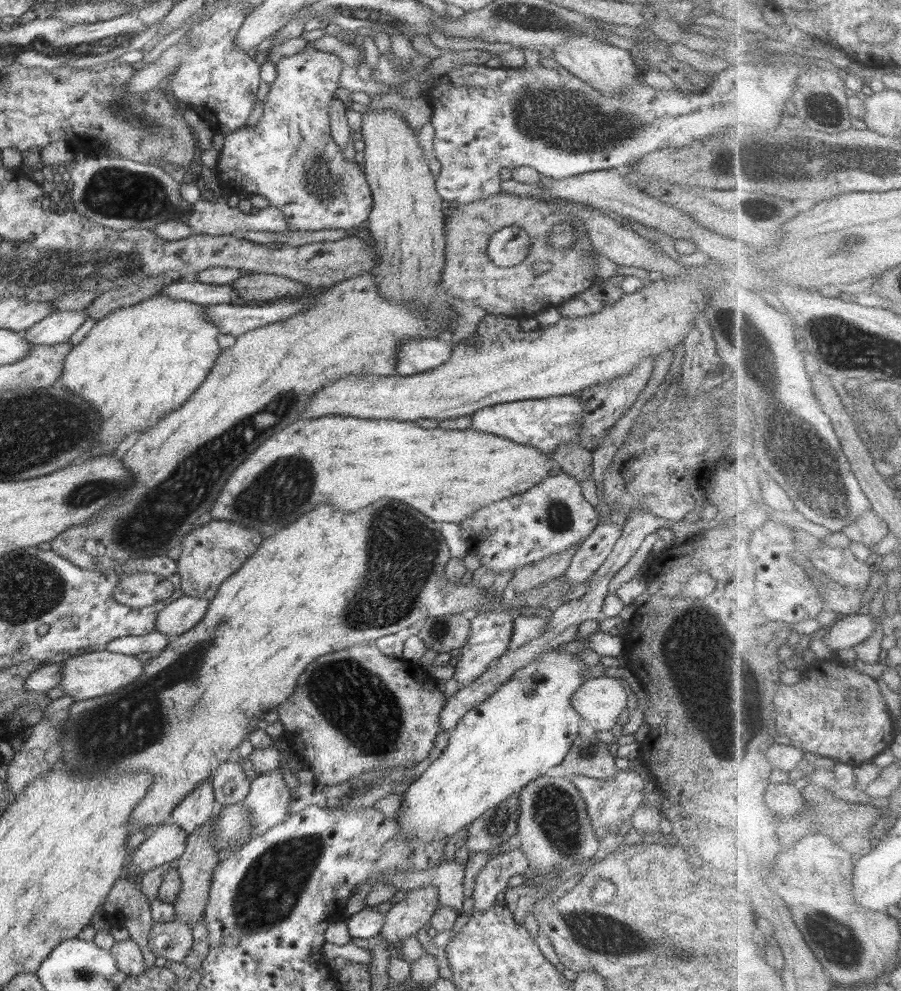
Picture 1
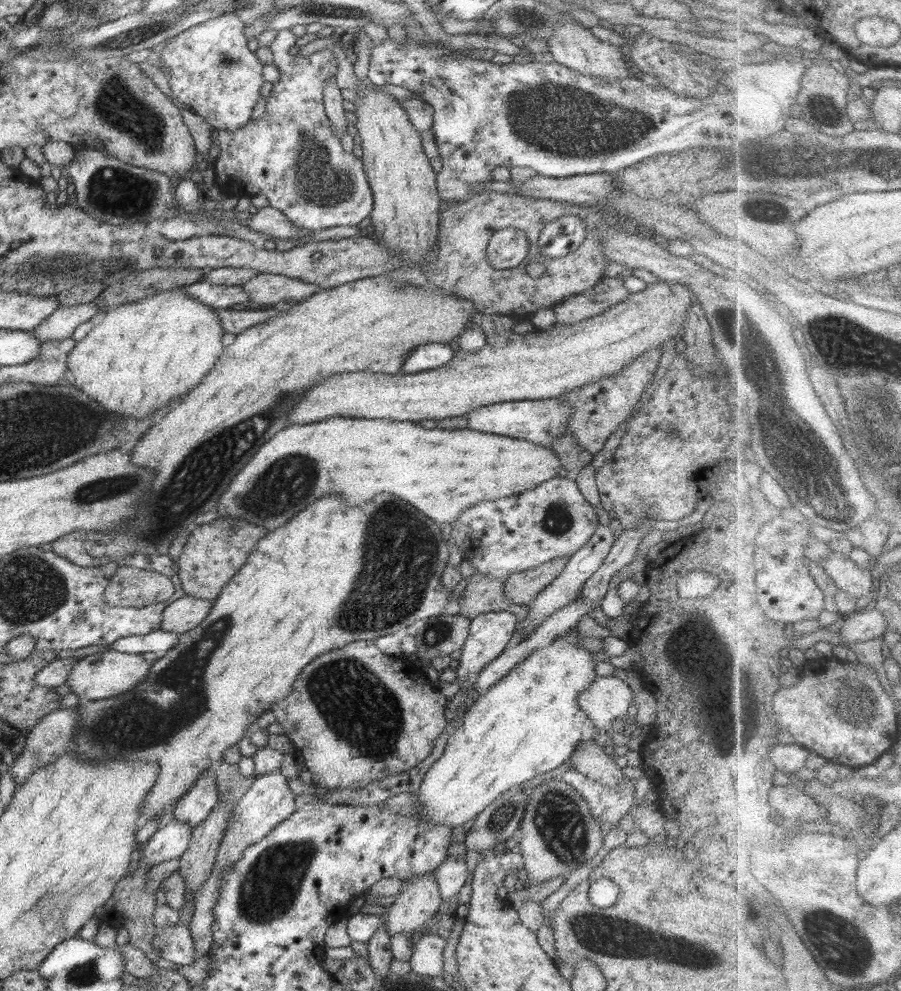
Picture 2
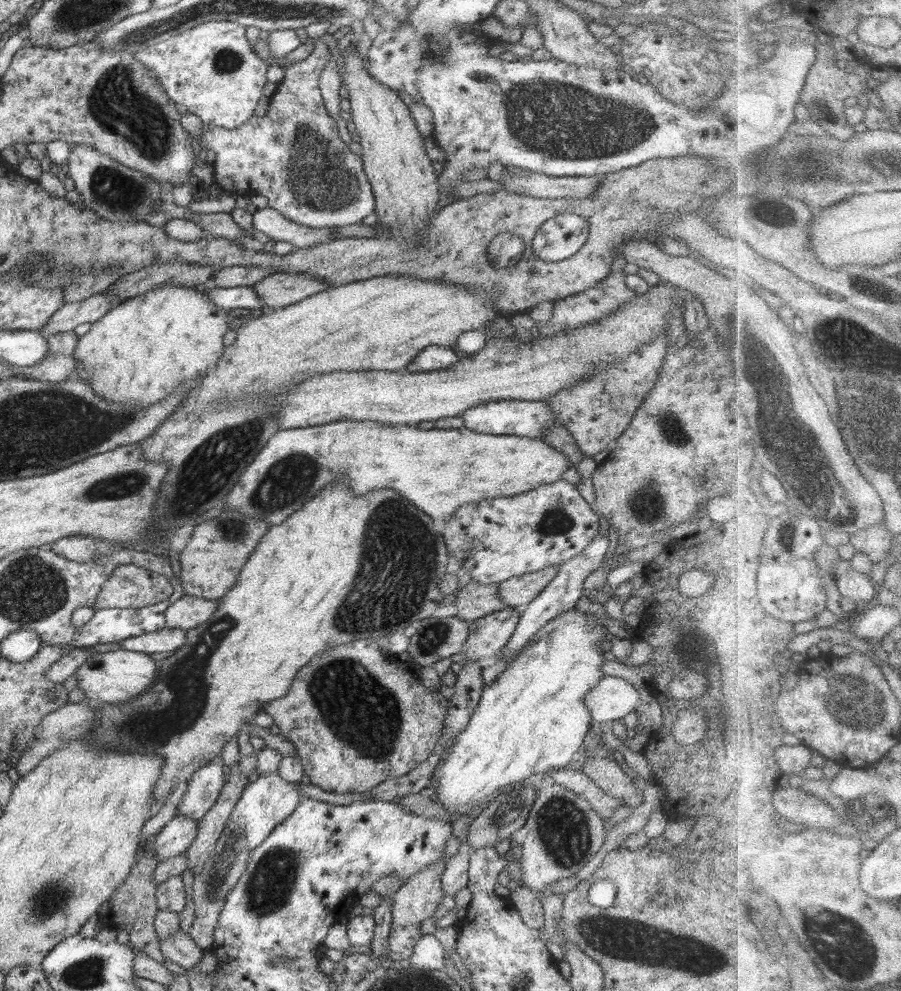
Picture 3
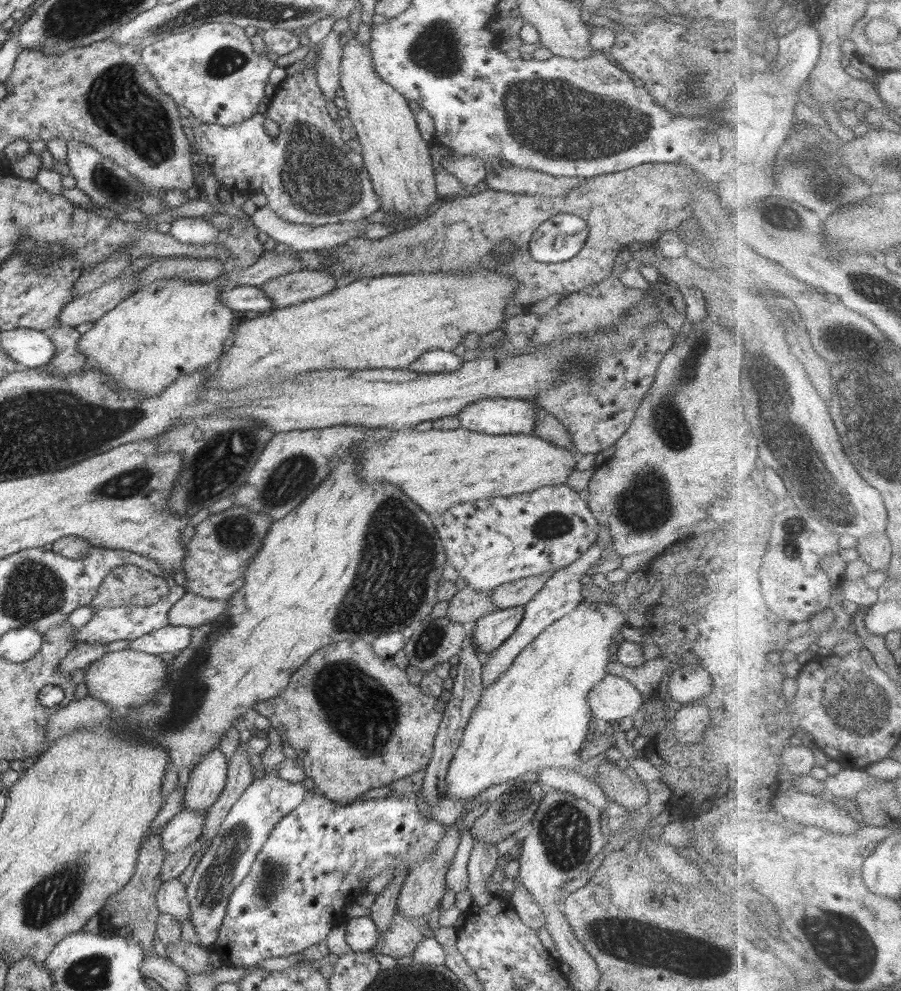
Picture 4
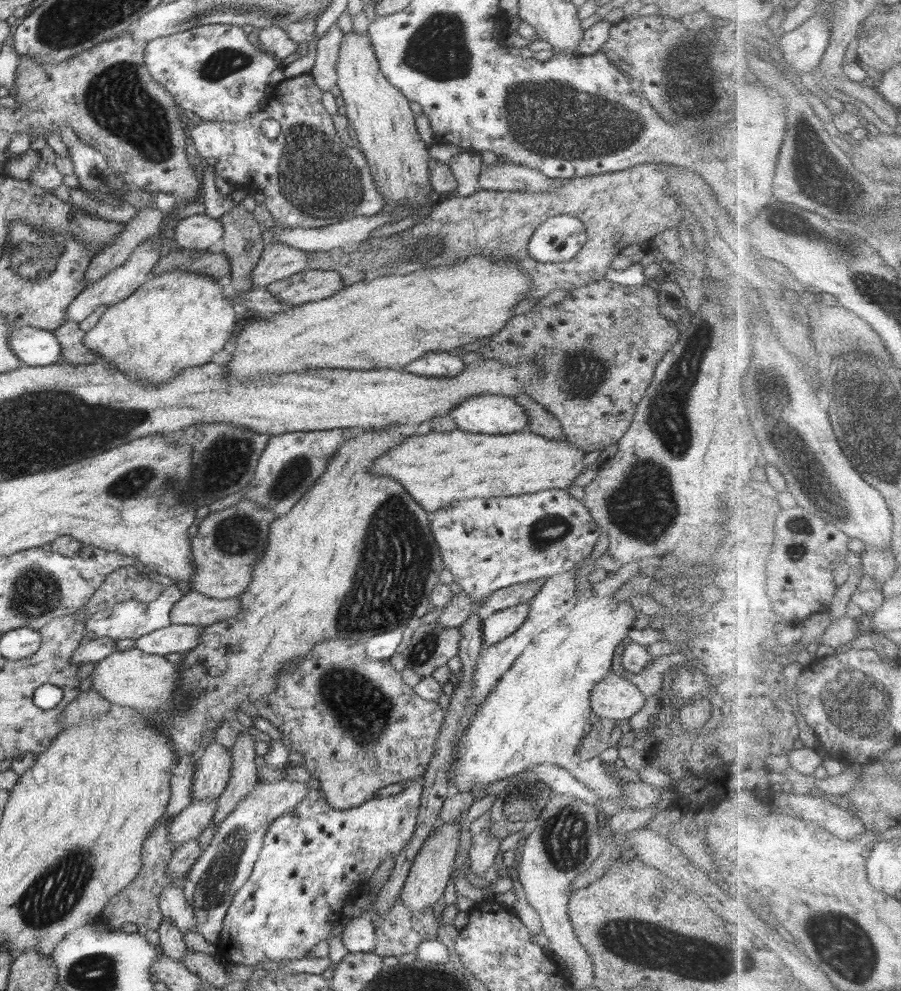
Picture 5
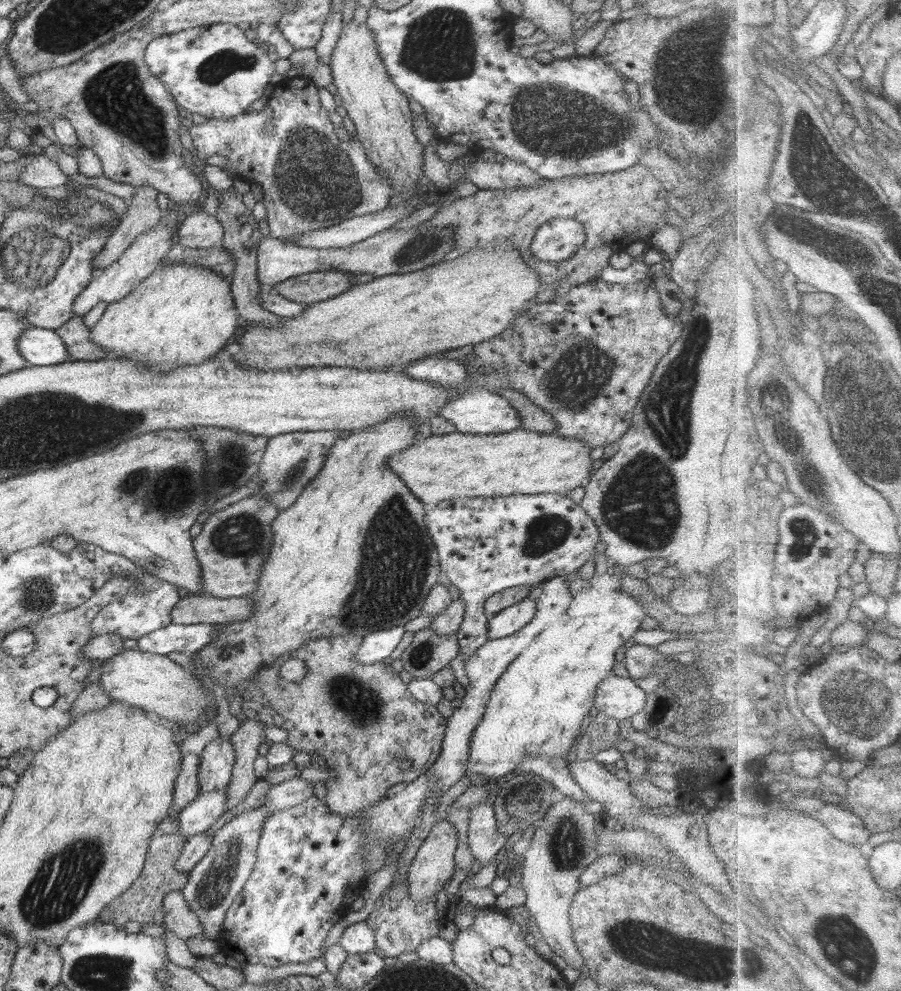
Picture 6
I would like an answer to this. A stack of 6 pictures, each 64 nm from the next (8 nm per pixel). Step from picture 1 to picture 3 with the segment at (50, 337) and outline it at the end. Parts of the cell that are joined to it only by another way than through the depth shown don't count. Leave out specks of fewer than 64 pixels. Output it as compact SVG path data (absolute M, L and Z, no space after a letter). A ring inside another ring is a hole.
M110 287L97 292L88 300L65 303L50 319L48 325L40 330L42 337L48 339L56 334L72 332L77 326L96 323L106 315L118 301Z

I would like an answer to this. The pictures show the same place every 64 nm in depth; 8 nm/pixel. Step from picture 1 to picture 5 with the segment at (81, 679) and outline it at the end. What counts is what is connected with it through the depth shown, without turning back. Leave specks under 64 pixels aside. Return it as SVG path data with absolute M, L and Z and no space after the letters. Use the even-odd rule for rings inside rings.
M131 648L110 654L100 660L90 675L91 688L100 693L112 705L120 705L135 709L140 714L151 714L158 710L166 710L174 704L174 692L178 690L180 671L176 664L168 661L166 657L151 655L140 649Z

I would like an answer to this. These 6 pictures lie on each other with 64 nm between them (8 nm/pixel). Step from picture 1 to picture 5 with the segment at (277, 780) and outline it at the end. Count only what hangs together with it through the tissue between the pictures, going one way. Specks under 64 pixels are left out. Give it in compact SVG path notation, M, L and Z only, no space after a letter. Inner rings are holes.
M258 782L255 788L236 806L219 825L217 832L202 857L189 870L183 892L196 916L198 934L206 941L216 943L224 918L234 894L244 886L258 859L263 838L270 824L282 814L292 811L308 794L306 782Z

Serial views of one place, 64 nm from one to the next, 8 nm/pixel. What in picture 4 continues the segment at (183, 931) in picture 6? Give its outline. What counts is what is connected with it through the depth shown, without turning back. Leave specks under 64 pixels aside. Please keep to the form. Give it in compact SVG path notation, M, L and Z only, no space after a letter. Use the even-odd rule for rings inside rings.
M179 879L164 881L155 896L159 911L171 916L178 922L184 923L191 918L186 888Z

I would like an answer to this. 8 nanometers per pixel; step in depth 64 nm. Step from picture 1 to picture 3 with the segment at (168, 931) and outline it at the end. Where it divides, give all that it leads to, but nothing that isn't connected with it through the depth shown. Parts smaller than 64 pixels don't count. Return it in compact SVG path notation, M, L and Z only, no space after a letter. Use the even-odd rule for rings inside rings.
M182 930L177 931L172 936L159 938L158 945L160 945L160 951L162 951L164 958L188 971L200 964L202 956L204 956L204 950Z

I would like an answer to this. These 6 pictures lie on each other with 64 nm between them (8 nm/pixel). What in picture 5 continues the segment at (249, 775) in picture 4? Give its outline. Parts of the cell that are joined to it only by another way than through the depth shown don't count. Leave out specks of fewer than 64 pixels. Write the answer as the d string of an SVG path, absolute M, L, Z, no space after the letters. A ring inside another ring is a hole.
M243 728L234 745L231 749L232 762L230 768L230 777L227 788L221 793L221 796L218 798L217 810L212 822L213 823L222 823L235 809L236 806L239 806L239 803L244 799L254 788L258 781L258 770L254 758L256 758L256 751L254 746L256 746L256 740L251 733L245 731L246 728Z

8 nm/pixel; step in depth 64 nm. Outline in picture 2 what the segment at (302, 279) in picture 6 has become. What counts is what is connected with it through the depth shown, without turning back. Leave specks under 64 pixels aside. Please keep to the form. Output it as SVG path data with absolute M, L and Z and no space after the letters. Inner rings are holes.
M258 273L246 284L242 284L242 287L249 295L253 306L258 308L298 304L321 290L318 285L270 273Z

